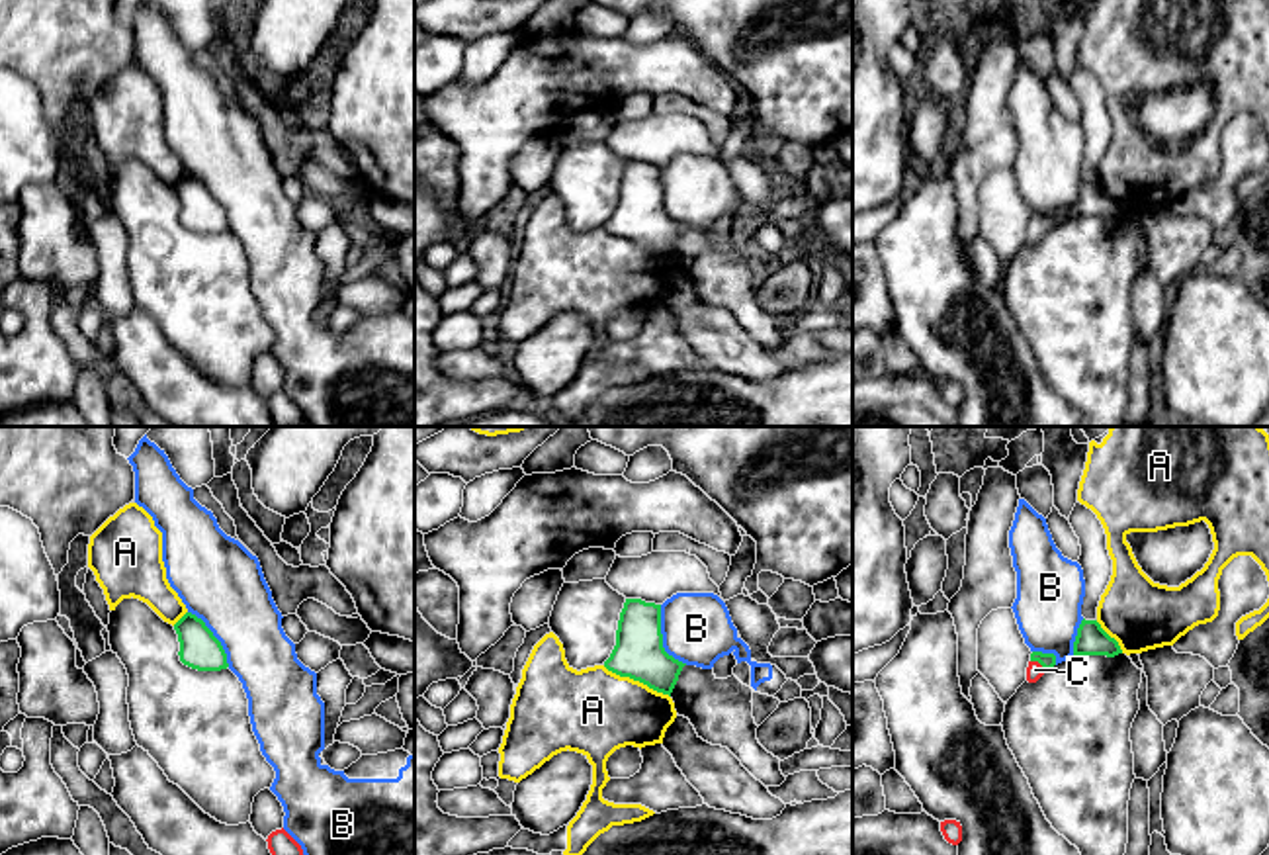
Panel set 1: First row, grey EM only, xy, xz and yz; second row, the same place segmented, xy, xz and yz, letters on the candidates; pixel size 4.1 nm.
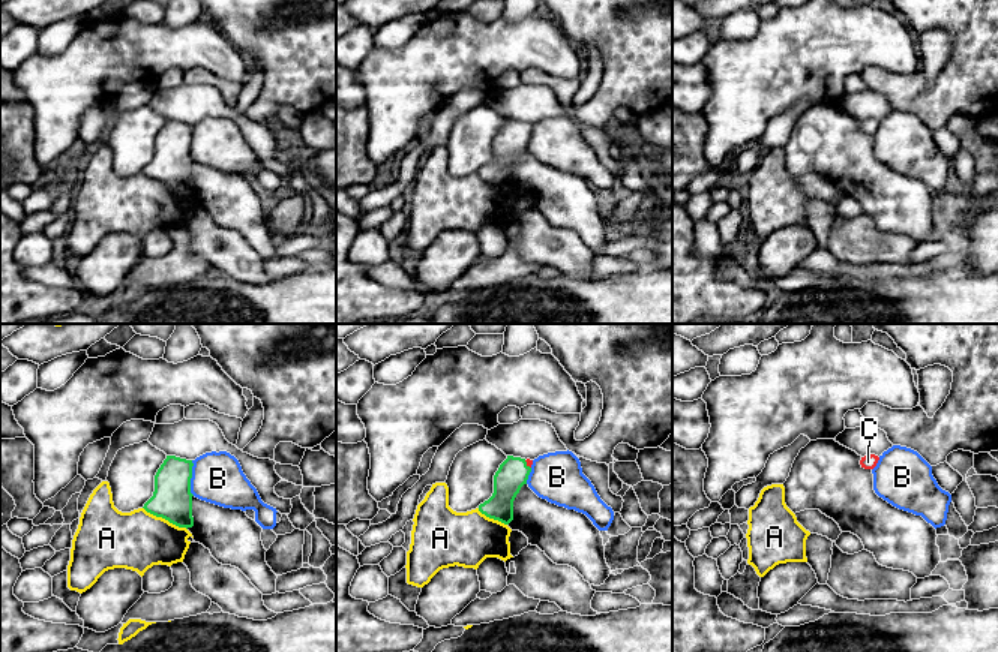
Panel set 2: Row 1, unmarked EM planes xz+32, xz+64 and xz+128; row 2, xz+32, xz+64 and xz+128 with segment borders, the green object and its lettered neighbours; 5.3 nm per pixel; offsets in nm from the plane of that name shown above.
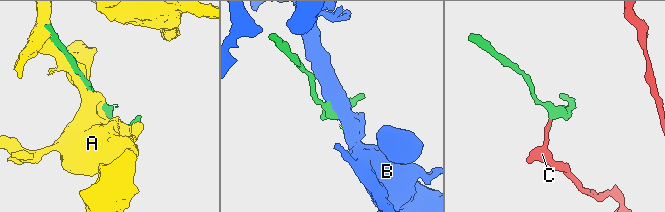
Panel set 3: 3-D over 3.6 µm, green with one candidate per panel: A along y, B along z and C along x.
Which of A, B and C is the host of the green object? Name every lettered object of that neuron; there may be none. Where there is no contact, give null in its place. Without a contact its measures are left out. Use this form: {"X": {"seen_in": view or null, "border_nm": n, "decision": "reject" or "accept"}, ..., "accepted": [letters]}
{"A": {"seen_in": "xz", "border_nm": 300, "decision": "reject"}, "B": {"seen_in": "xz", "border_nm": 280, "decision": "reject"}, "C": {"seen_in": "yz", "border_nm": 80, "decision": "accept"}, "accepted": ["C"]}

